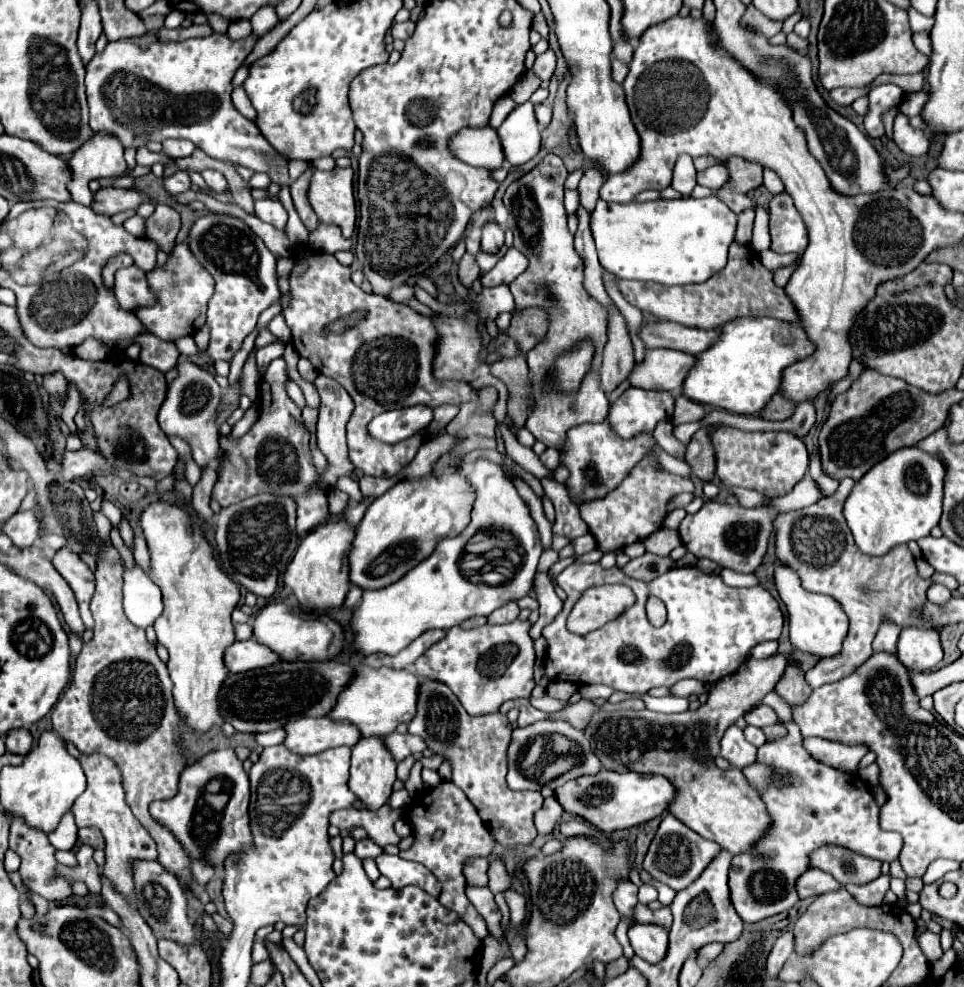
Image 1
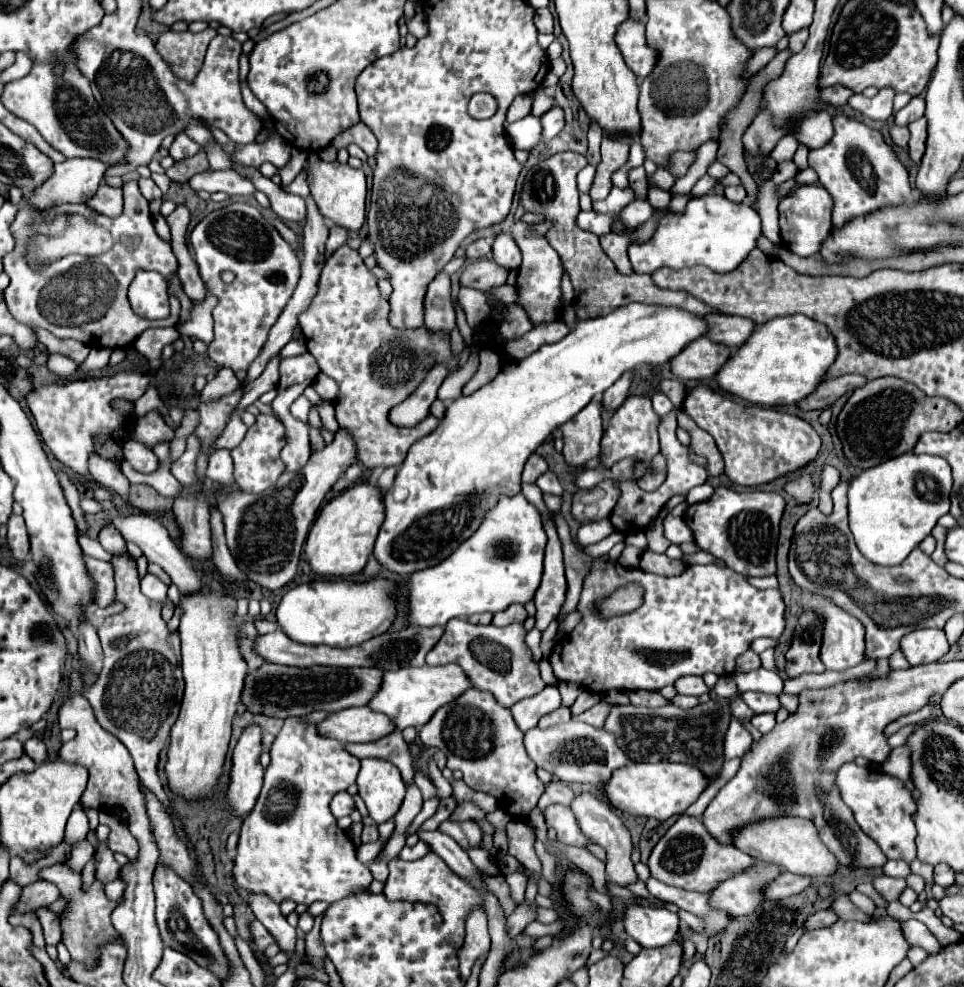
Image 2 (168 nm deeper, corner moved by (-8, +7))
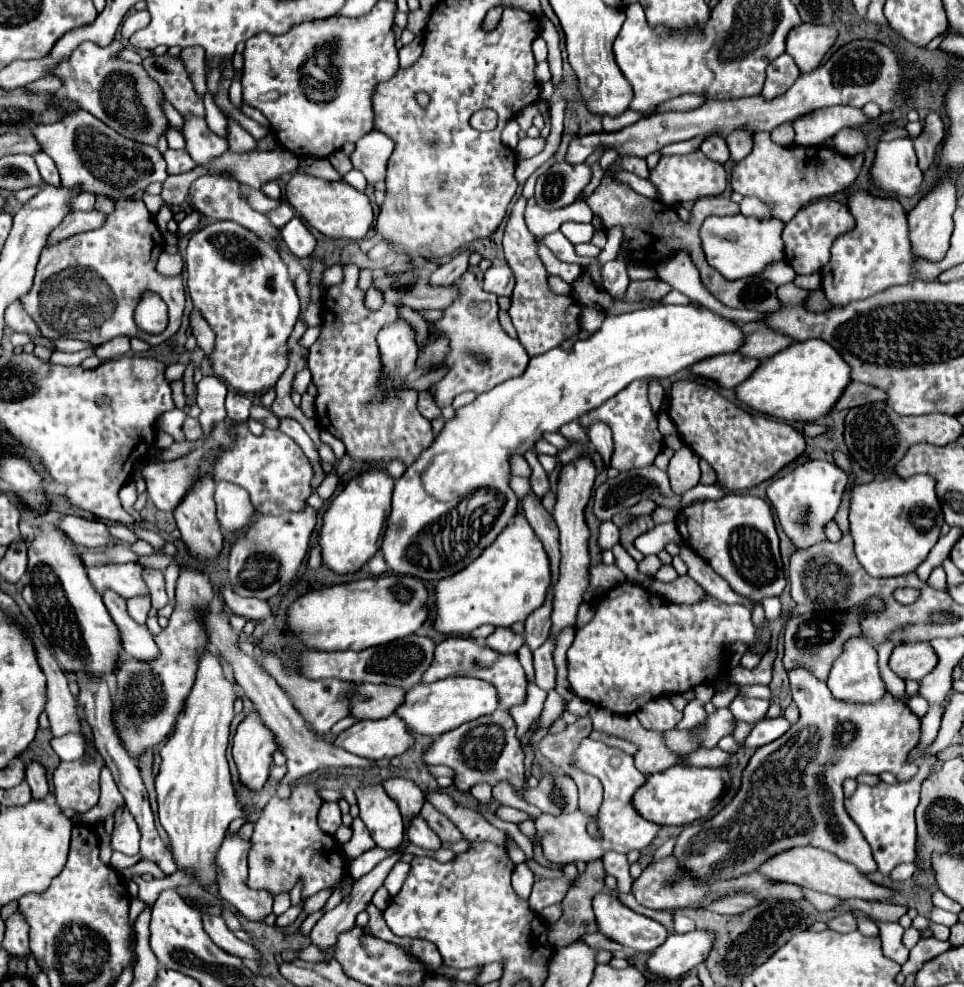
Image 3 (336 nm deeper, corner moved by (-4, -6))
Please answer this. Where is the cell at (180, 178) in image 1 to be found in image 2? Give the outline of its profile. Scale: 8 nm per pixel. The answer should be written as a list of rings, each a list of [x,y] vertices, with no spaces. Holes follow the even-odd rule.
[[[221,170],[221,172],[203,172],[197,174],[195,178],[191,178],[189,186],[193,190],[207,190],[207,192],[227,192],[229,196],[241,194],[241,196],[249,196],[255,194],[257,188],[253,186],[253,182],[235,172],[235,170]]]

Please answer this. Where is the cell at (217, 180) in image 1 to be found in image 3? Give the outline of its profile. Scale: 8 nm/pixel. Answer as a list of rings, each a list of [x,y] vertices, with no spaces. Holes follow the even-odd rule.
[[[191,115],[185,119],[183,137],[187,143],[185,149],[189,151],[191,159],[197,165],[207,165],[207,163],[211,163],[211,159],[217,159],[219,155],[223,155],[229,149],[227,141],[217,137],[215,133],[211,133],[205,119],[201,119],[201,117]]]

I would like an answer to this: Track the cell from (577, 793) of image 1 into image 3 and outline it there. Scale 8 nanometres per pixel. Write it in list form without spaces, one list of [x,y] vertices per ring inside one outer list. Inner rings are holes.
[[[675,765],[663,773],[655,773],[647,777],[647,783],[639,791],[635,791],[635,809],[643,813],[645,819],[657,825],[689,825],[701,817],[705,817],[715,801],[721,797],[725,789],[725,781],[729,781],[727,769],[709,769],[709,767],[691,767],[691,765]]]

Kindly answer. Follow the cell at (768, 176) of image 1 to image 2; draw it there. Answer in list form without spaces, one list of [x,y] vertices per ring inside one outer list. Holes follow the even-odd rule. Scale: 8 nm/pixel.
[[[785,136],[785,138],[773,148],[771,158],[773,158],[777,164],[781,164],[781,162],[785,162],[785,160],[791,160],[793,154],[795,154],[795,150],[797,150],[797,146],[799,146],[799,142],[795,142],[795,140],[797,140],[795,136]]]

